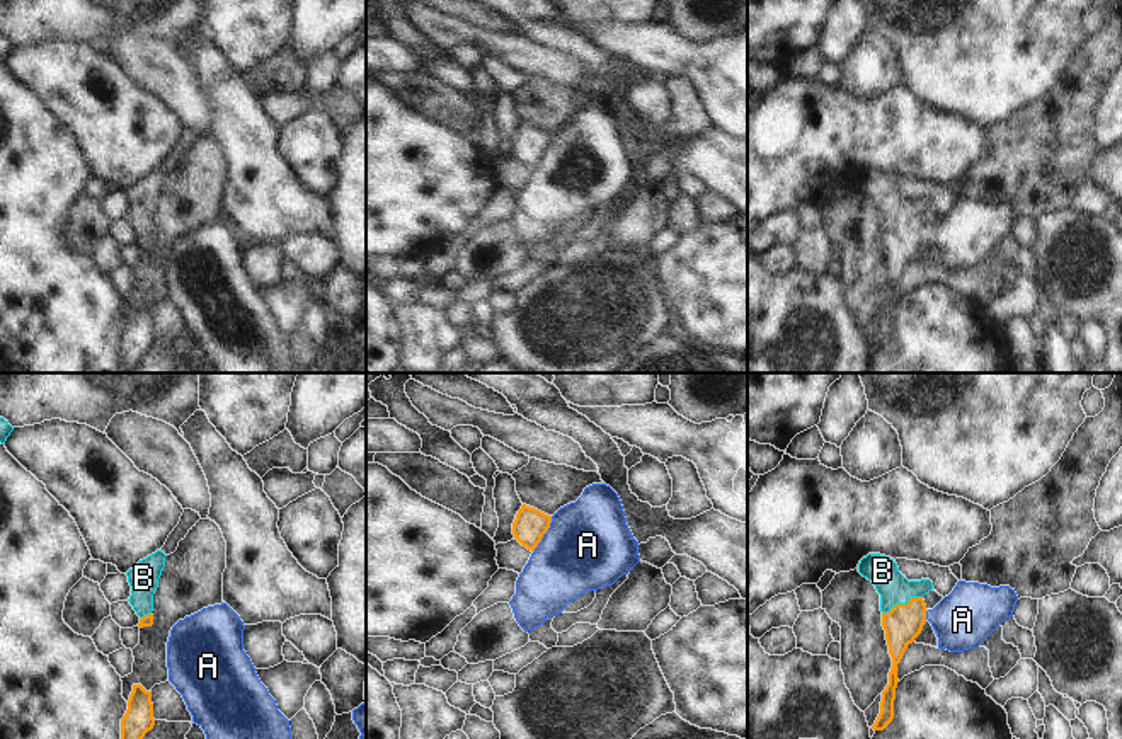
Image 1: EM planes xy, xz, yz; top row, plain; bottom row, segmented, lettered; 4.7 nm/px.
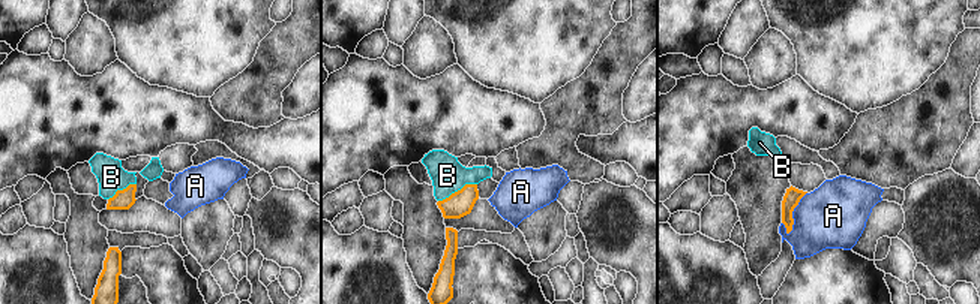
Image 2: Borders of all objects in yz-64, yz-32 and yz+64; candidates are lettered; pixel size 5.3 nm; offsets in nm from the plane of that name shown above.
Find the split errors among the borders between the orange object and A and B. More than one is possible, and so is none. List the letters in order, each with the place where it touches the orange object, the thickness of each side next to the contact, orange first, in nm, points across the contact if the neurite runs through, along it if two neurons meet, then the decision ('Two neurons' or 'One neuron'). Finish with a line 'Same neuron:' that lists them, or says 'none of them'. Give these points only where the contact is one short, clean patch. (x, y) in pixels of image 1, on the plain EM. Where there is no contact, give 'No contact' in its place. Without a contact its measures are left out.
A: Touches orange at xz (543, 152). Thickness 160 nm (orange) against 400 nm. Boundary: xz (552, 135), (549, 148), (533, 171). Two neurons
B: Touches orange at yz (901, 223). Thickness 180 nm (orange) against 150 nm. Path across: yz (903, 242), (901, 223), (899, 215), (882, 189). One neuron
Same neuron: B

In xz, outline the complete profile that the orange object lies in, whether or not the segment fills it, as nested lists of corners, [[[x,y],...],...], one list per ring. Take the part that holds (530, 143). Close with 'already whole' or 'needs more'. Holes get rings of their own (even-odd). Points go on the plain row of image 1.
[[[523,123],[512,141],[512,153],[523,165],[535,170],[550,141],[552,135]]]; already whole

